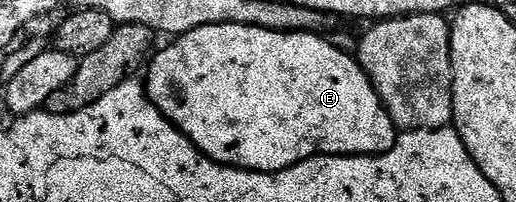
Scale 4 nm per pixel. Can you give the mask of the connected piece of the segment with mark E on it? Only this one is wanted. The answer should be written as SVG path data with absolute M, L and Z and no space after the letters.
M206 25L202 29L194 29L190 33L173 38L169 42L172 44L165 51L155 52L147 68L149 71L146 90L153 105L186 135L203 155L209 155L214 162L227 167L240 167L243 171L261 171L271 175L273 171L293 167L302 161L313 159L316 155L384 155L396 143L396 124L359 62L353 56L351 59L342 48L327 43L322 36L323 34L311 31L271 31L250 25Z

